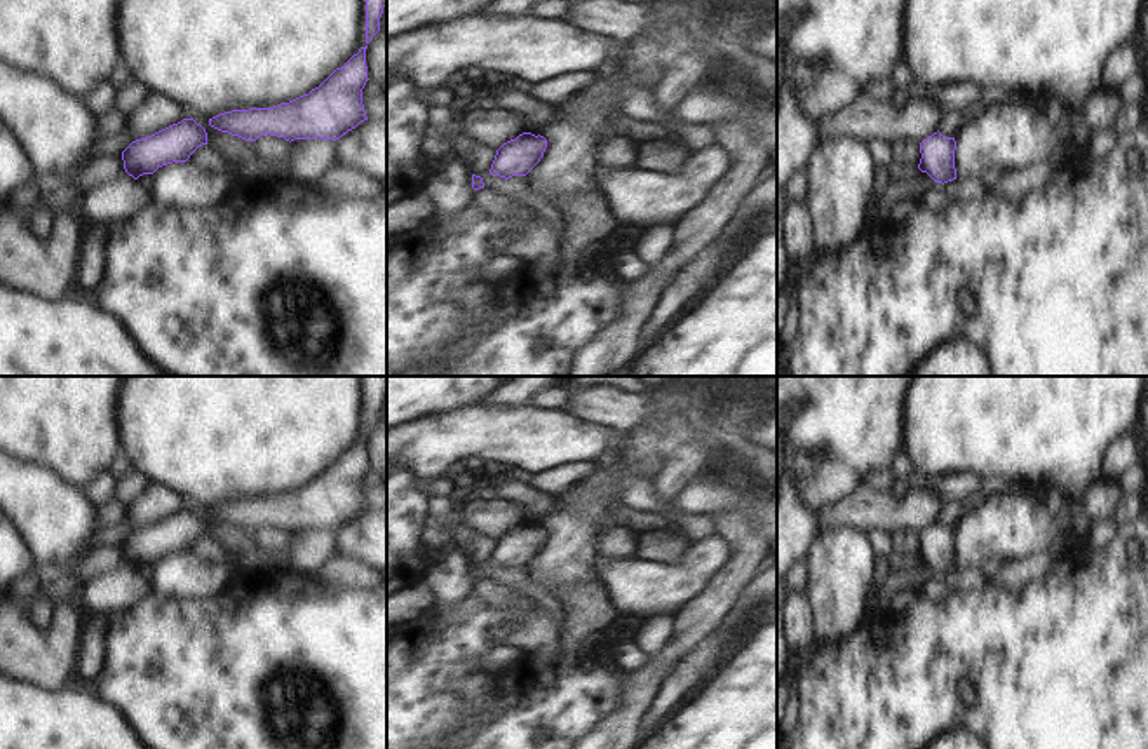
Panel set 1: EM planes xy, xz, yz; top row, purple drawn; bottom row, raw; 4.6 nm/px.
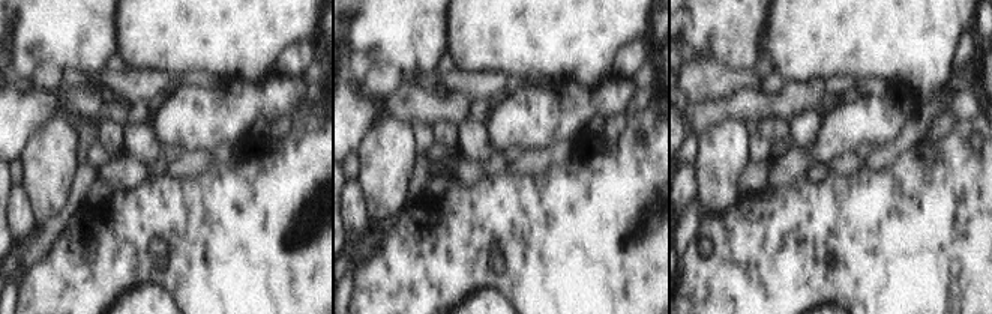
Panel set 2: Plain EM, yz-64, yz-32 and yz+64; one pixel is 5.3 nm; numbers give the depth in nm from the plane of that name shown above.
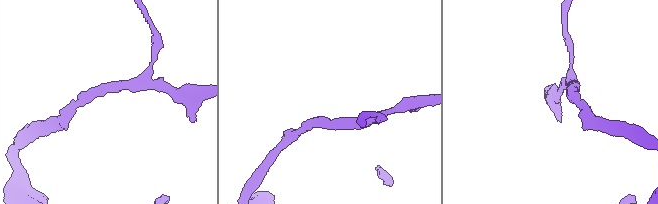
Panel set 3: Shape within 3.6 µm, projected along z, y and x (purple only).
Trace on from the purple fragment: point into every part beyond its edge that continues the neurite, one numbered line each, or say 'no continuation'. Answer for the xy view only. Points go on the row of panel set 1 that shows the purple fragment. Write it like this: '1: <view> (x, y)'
no continuation

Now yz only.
no continuation

